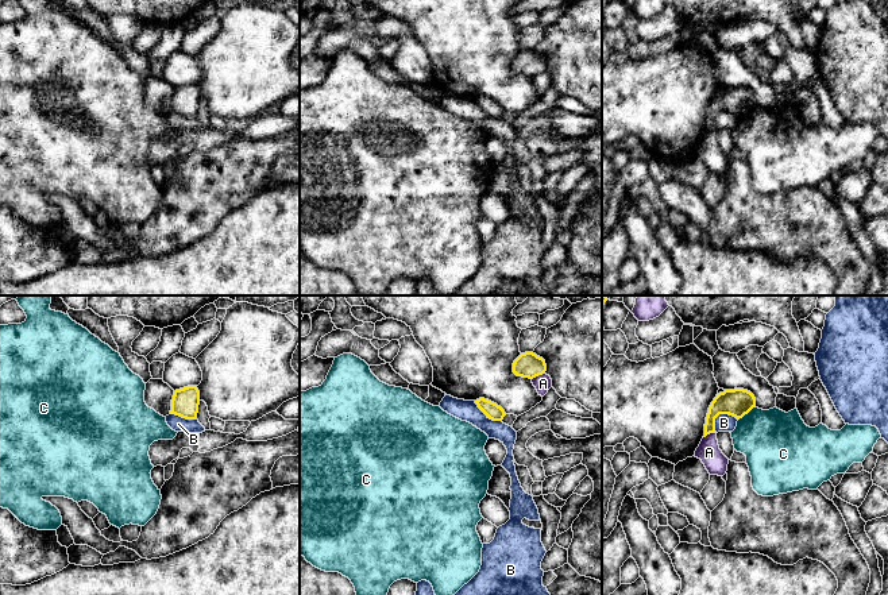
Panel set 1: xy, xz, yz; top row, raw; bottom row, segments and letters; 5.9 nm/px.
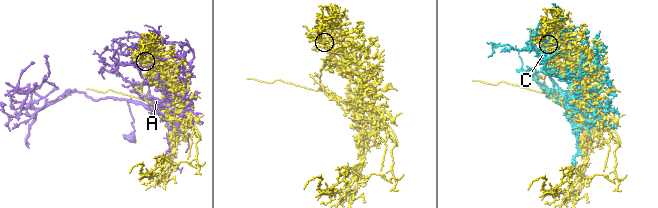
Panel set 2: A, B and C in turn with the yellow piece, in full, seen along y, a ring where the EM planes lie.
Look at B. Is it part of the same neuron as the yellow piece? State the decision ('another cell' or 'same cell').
another cell

